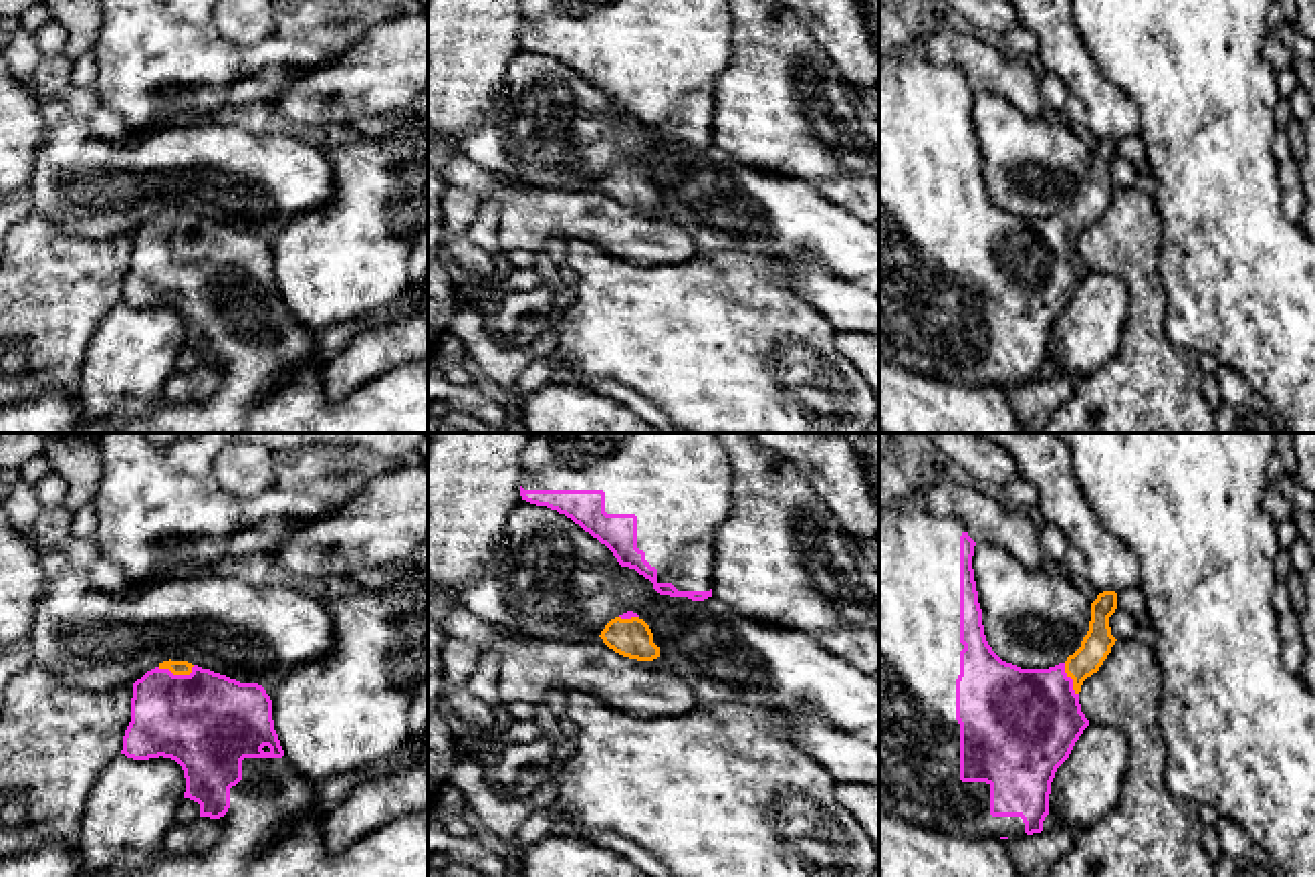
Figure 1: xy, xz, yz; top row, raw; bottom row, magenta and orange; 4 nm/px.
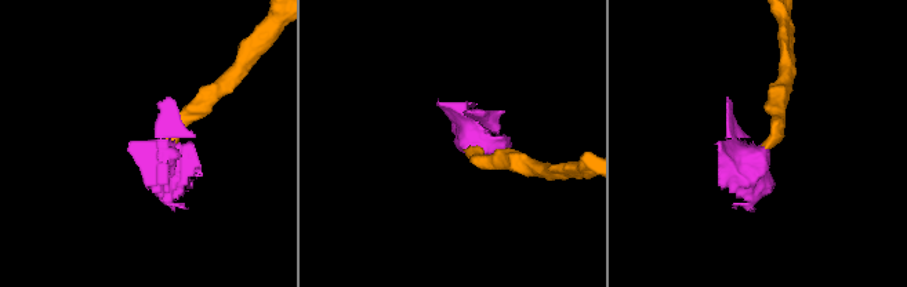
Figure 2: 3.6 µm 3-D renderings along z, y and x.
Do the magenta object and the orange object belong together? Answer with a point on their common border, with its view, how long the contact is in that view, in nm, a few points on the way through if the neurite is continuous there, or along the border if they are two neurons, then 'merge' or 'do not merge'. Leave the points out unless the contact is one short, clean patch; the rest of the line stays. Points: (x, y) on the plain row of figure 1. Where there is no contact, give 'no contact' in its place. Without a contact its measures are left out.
xy (176, 224) | 150 nm | across xy (206, 271), (176, 240), (176, 224), (178, 216) | merge

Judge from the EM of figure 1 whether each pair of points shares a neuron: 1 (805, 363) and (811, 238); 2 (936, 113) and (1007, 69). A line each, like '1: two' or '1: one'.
1: two
2: two

